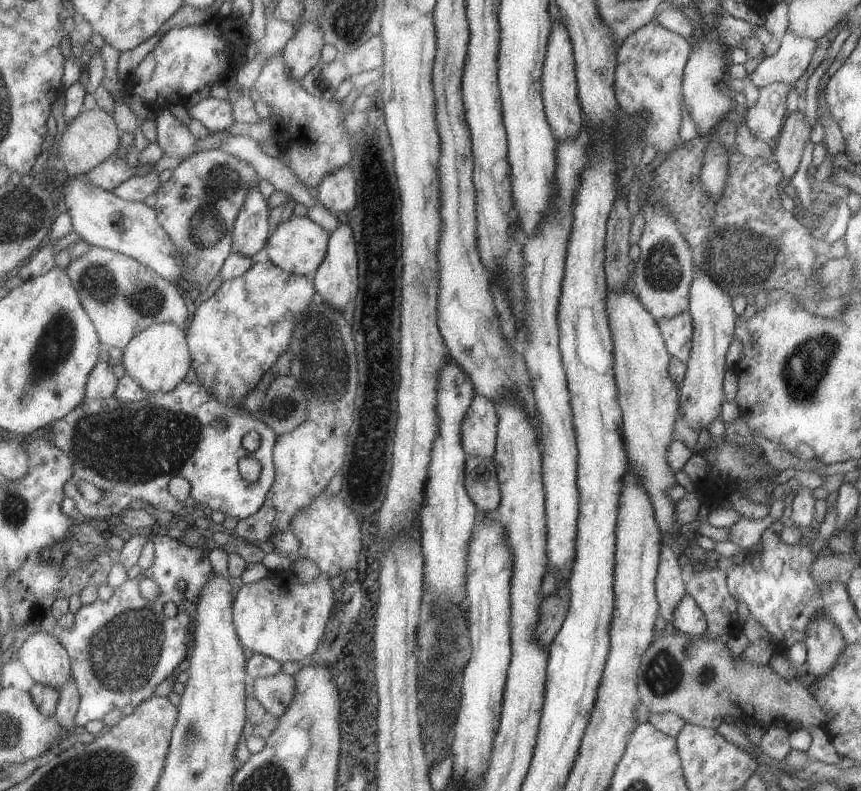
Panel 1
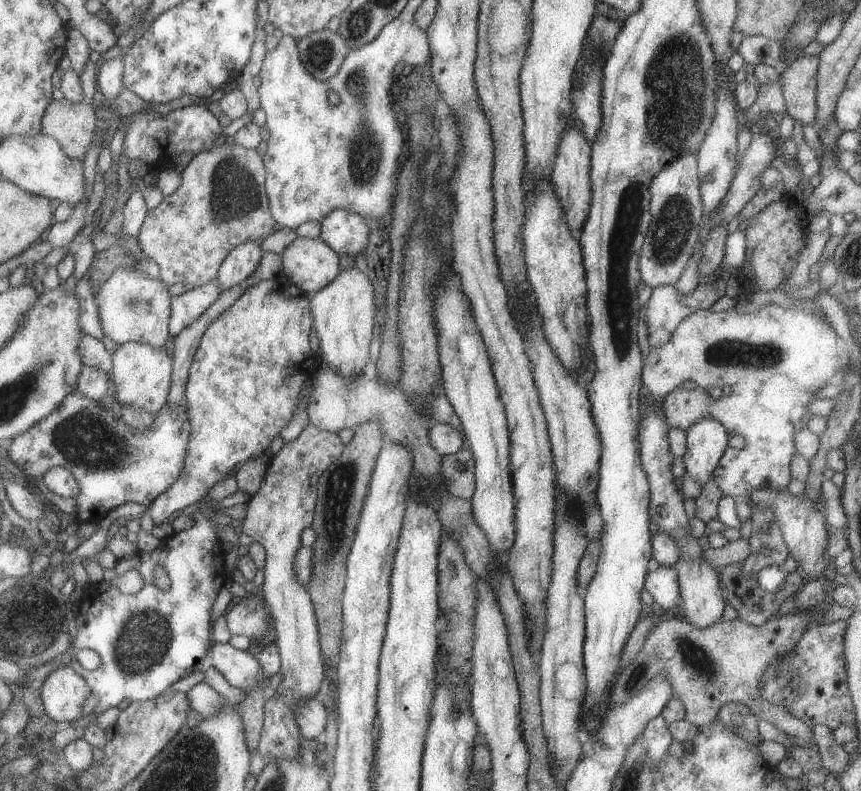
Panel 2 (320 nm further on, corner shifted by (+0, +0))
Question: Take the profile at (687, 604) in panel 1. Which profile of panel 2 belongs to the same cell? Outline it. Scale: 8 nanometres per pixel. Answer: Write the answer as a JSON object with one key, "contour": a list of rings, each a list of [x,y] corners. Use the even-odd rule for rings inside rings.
{"contour":[[[657,566],[645,576],[644,590],[653,598],[656,610],[660,613],[668,612],[676,607],[679,597],[677,572],[674,566]]]}

